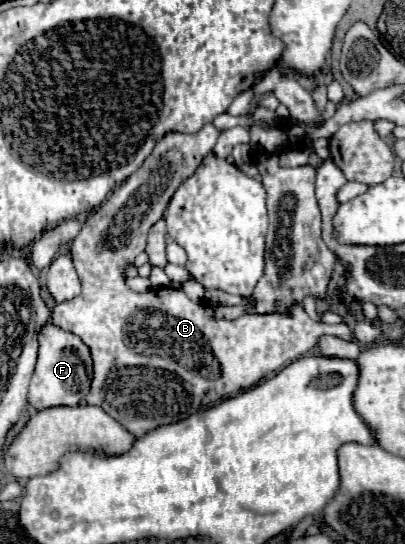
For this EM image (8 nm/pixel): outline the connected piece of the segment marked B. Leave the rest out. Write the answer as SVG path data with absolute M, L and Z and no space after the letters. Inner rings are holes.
M206 124L202 130L198 130L198 134L168 132L156 144L144 164L118 190L114 190L114 194L100 208L88 214L82 230L70 244L72 260L82 282L82 292L76 298L60 302L52 308L52 322L68 332L74 332L84 340L86 346L90 346L94 378L92 388L86 394L86 402L106 410L136 438L146 436L158 426L186 420L190 414L202 410L202 406L220 402L224 398L236 396L240 390L256 386L256 382L282 370L312 350L322 334L334 334L338 338L352 340L350 328L344 324L328 326L324 322L316 322L304 312L300 304L292 304L286 312L246 314L236 320L214 318L208 304L192 302L182 292L182 288L158 288L136 294L124 284L122 274L116 272L116 244L146 244L148 228L162 218L178 184L196 170L200 160L214 148L218 136L220 132L212 124ZM140 366L160 372L130 372Z

